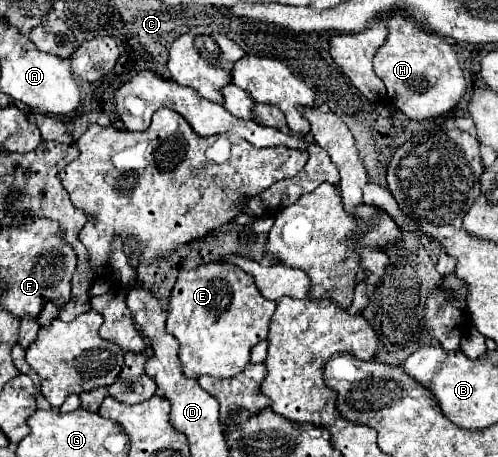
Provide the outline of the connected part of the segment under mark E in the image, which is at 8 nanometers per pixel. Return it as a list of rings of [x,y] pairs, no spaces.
[[[210,262],[192,270],[182,270],[170,296],[166,330],[180,342],[178,358],[182,362],[184,376],[198,378],[202,374],[214,378],[232,378],[250,364],[250,348],[268,338],[270,322],[276,310],[276,302],[262,298],[252,276],[234,264]]]

